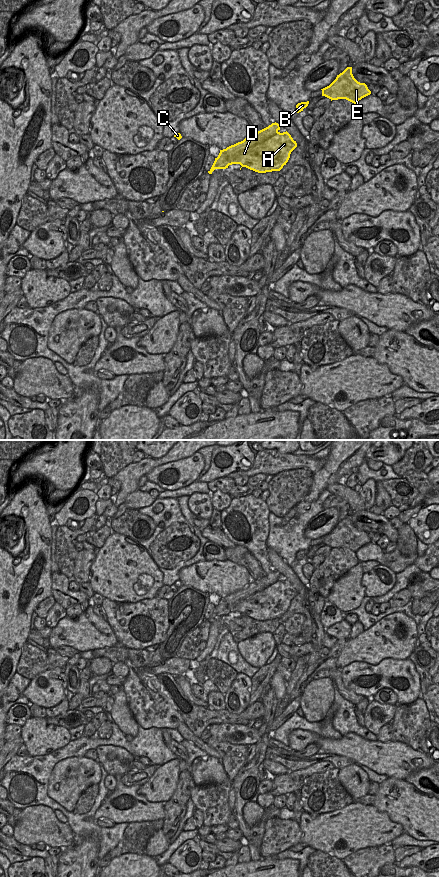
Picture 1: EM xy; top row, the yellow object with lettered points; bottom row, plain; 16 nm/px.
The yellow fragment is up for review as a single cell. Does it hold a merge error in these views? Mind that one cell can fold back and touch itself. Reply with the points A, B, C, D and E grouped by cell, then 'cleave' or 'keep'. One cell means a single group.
groups A C / B D E; cleave

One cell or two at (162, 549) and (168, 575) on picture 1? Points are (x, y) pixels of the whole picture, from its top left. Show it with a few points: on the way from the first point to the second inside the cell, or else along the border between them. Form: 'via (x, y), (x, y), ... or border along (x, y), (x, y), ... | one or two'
border along (189, 560), (178, 562), (170, 569), (159, 568) | two

